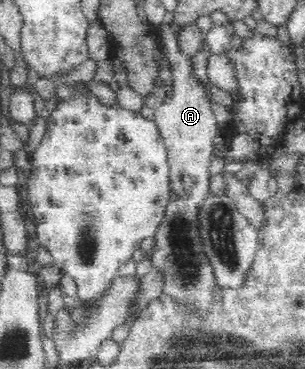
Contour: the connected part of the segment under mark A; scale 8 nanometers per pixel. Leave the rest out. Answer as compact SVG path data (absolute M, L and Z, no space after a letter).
M171 24L163 27L160 40L171 65L171 92L154 109L154 115L167 146L171 196L163 224L155 236L155 252L150 252L152 268L161 269L165 275L164 293L186 300L187 304L195 304L195 307L204 311L212 302L213 272L203 252L196 220L198 206L210 194L211 174L208 168L214 155L213 140L219 126L211 107L210 90L195 75L192 56L183 53L177 45L177 34Z

